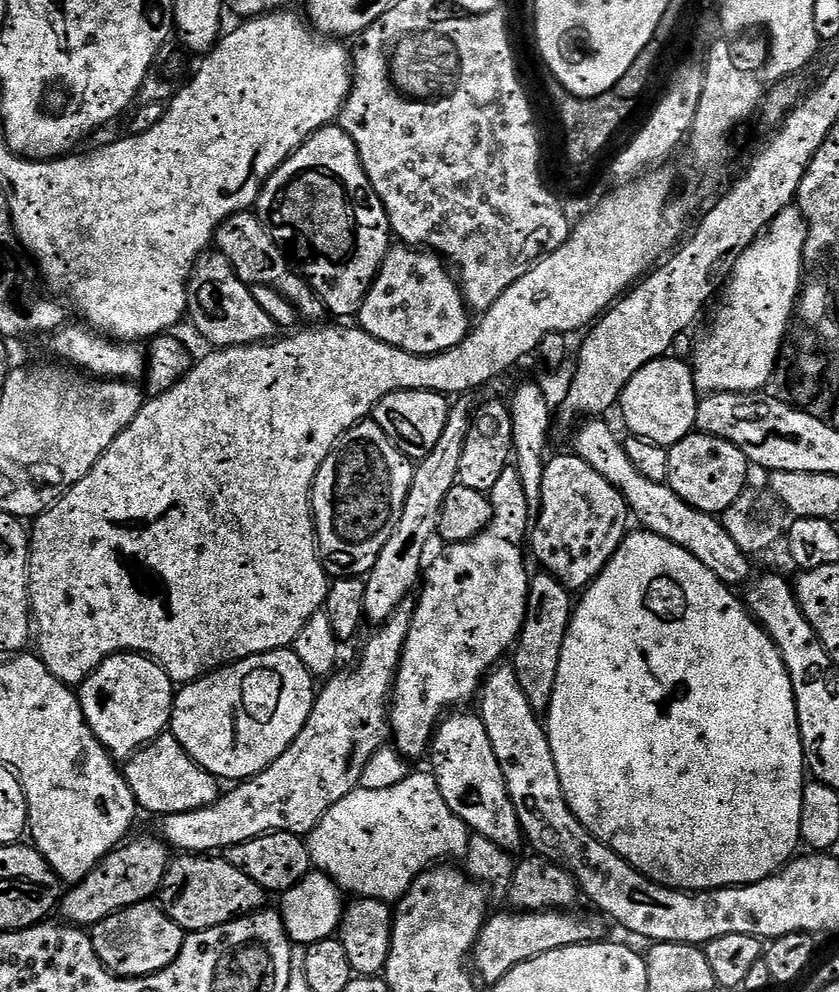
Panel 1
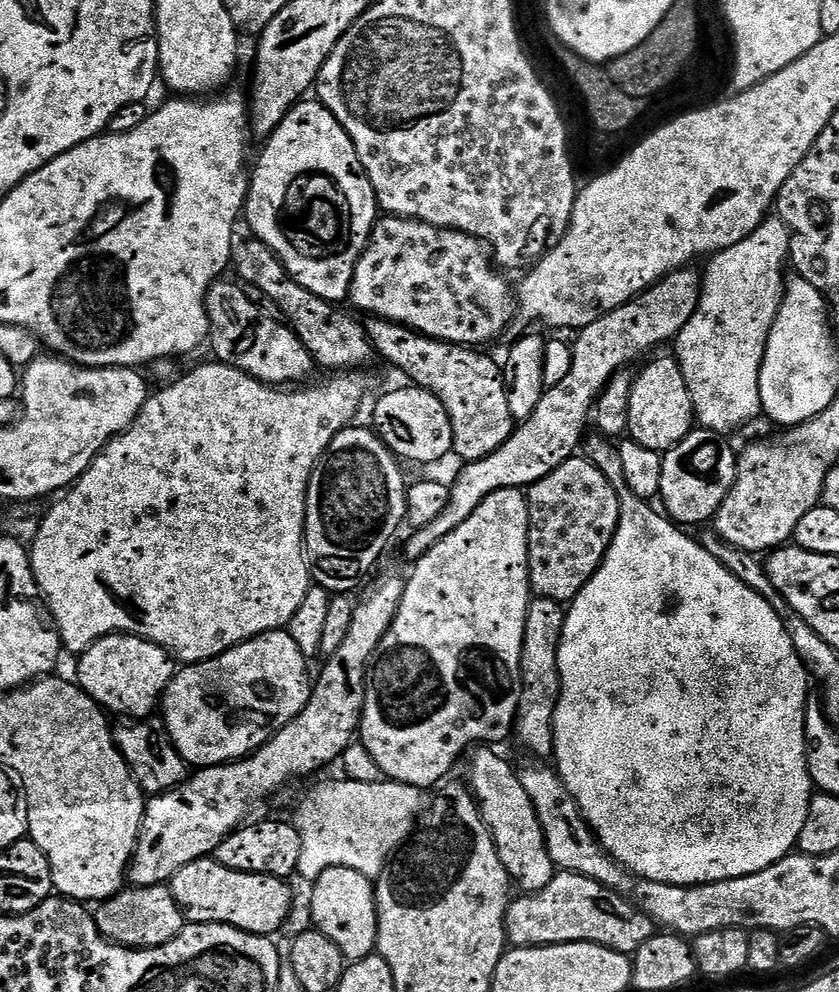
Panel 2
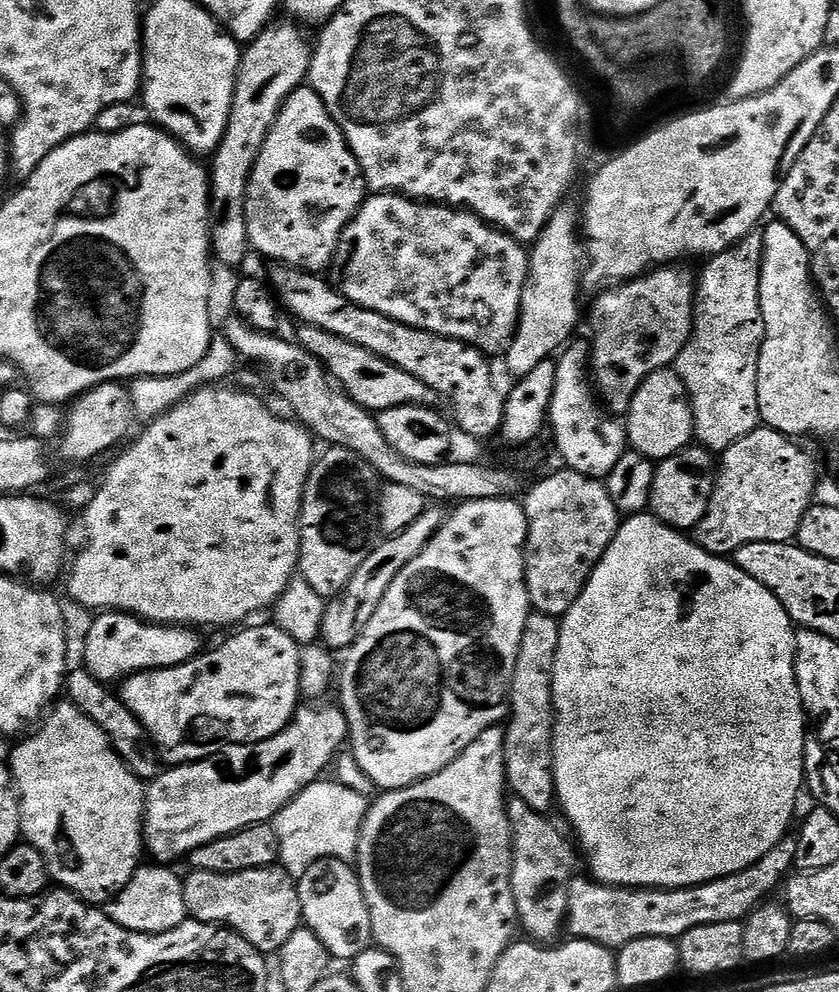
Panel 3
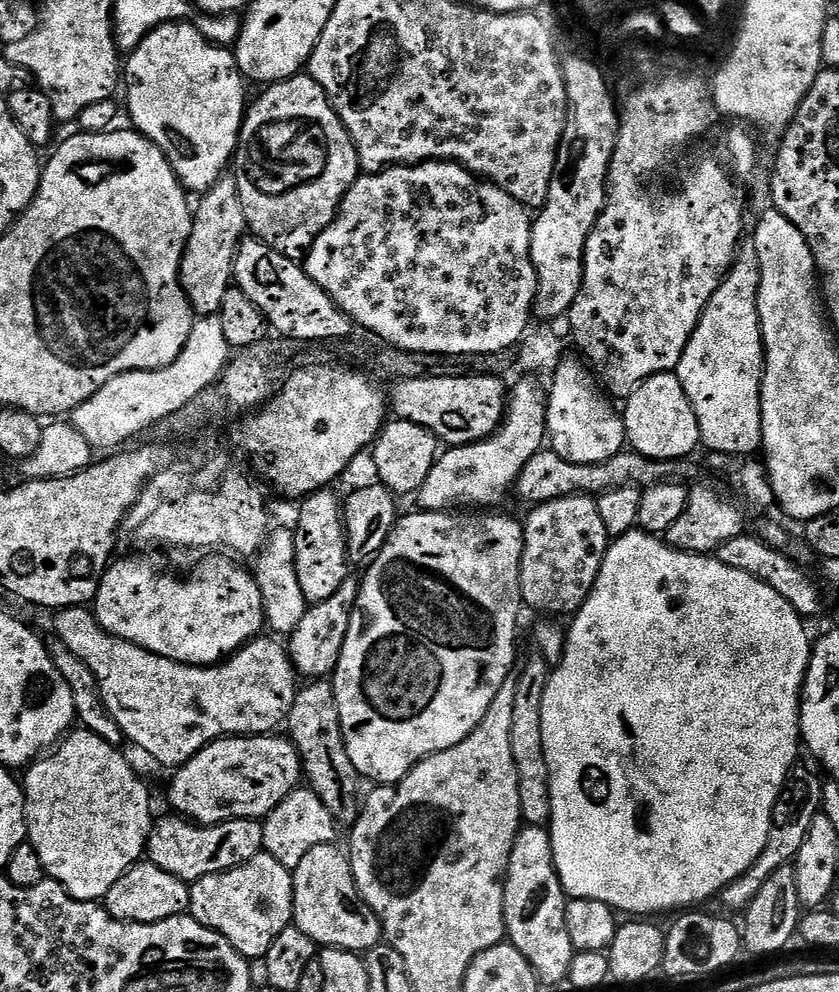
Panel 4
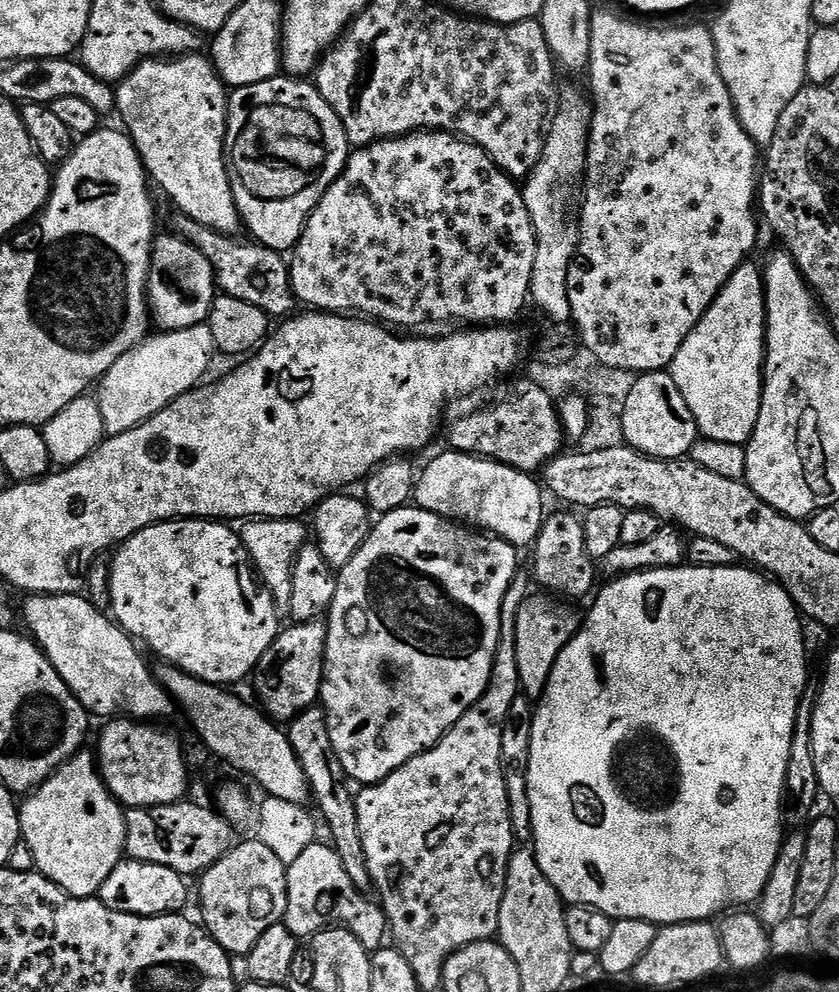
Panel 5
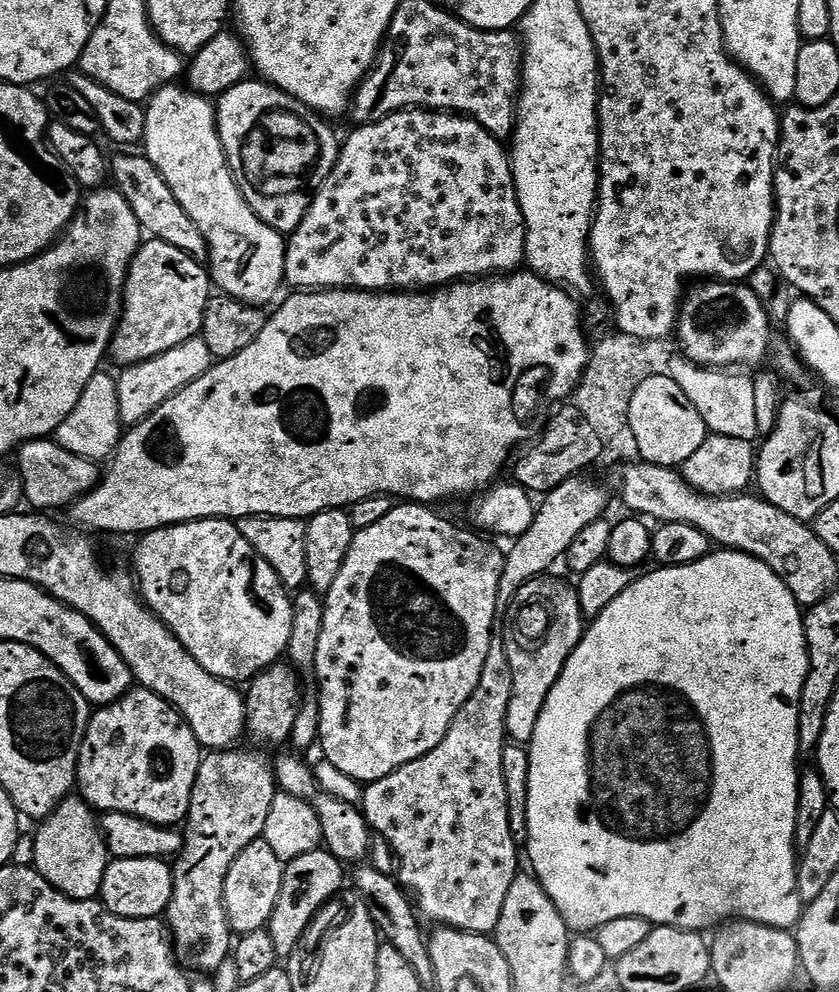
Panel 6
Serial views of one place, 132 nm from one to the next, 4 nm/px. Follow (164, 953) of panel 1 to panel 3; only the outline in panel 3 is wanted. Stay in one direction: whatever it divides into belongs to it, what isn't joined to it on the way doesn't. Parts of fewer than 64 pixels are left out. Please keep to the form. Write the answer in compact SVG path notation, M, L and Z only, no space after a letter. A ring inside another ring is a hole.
M155 862L137 868L124 889L108 901L108 917L118 922L118 926L138 934L162 934L166 930L174 930L189 919L184 882L181 873L176 873L176 870L175 867Z

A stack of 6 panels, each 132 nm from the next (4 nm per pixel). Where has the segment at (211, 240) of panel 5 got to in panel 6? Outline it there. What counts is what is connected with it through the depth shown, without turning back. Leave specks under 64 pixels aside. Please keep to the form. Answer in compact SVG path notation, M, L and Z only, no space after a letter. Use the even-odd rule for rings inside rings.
M116 156L113 160L111 157L110 180L122 198L130 202L130 210L134 210L134 218L138 218L145 237L166 242L166 246L178 246L178 250L197 258L207 257L208 244L147 156Z

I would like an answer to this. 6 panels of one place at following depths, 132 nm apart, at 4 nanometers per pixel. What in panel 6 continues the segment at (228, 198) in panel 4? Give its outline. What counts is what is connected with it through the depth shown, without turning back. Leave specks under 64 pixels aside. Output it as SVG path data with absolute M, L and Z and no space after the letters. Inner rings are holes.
M145 239L136 249L136 257L132 259L128 277L124 280L120 319L110 345L111 359L116 359L120 366L141 364L166 350L174 350L174 346L182 346L182 342L197 339L213 288L207 267L197 257L178 250L178 246L166 246L161 240Z

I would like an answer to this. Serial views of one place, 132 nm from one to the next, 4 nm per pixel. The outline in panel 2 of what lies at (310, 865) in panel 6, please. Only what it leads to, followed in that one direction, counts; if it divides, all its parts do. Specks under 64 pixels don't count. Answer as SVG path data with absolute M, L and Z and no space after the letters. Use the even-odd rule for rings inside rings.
M334 866L326 870L311 885L312 924L315 931L326 934L338 950L342 950L345 961L361 960L376 952L378 938L378 913L376 912L376 890L373 881L346 866Z

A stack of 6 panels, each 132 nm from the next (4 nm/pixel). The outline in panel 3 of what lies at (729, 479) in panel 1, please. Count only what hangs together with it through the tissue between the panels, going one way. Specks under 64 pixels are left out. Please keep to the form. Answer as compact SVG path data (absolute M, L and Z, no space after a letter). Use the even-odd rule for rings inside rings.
M689 446L678 454L659 461L650 494L651 515L677 530L695 529L708 509L717 471L713 453L703 446Z

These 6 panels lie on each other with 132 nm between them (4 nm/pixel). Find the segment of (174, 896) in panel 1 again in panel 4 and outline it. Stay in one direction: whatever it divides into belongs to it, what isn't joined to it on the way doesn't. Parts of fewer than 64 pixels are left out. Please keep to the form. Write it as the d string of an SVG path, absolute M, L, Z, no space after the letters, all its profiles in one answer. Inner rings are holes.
M261 854L234 870L210 874L190 888L190 914L199 924L222 934L249 962L263 961L270 942L293 923L294 886L292 872L278 858Z

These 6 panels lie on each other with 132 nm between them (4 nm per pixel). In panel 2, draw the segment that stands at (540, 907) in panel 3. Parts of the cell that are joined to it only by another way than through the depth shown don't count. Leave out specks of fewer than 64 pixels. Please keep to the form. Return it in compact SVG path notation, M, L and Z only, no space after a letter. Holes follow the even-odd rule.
M480 746L471 753L472 765L468 768L468 780L472 799L480 807L480 817L486 822L498 850L502 866L506 866L509 877L521 893L537 892L556 876L556 863L550 858L538 814L534 814L534 802L526 794L520 781L520 773L508 760L503 760L492 746Z

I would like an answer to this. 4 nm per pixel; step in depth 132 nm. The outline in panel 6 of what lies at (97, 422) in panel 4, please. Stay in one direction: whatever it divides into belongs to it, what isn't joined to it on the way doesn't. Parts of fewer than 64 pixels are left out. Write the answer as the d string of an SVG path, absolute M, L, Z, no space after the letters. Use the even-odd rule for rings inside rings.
M202 338L187 340L182 342L182 346L174 346L174 350L166 350L162 354L158 354L154 358L142 361L141 364L130 364L123 369L124 372L119 374L116 381L118 394L118 414L120 415L120 423L124 426L135 426L141 424L146 417L154 410L158 410L158 406L162 406L162 402L166 402L174 394L178 394L178 390L185 388L190 382L194 382L194 378L198 378L202 374L206 374L206 370L211 368L214 363L214 357L210 354L210 350L206 346Z

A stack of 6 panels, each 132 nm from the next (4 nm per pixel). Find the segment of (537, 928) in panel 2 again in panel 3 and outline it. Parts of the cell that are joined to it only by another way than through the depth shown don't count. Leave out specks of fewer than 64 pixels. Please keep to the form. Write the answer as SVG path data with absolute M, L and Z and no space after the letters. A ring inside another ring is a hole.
M789 834L780 841L778 846L774 846L774 850L770 850L770 854L762 854L762 858L758 858L758 862L754 862L746 870L735 872L722 880L711 880L708 884L695 884L689 888L615 888L612 884L601 884L595 878L587 878L588 880L573 879L568 885L568 918L566 921L567 931L572 931L571 935L577 940L592 940L595 944L601 944L604 948L619 950L627 946L630 942L634 942L638 938L666 938L667 940L679 941L681 936L686 934L686 930L694 930L694 926L714 926L718 922L734 922L735 924L747 920L748 915L759 908L761 904L769 899L768 896L772 891L779 889L781 885L787 881L788 877L793 875L796 868L796 855L798 854L798 842L795 835Z

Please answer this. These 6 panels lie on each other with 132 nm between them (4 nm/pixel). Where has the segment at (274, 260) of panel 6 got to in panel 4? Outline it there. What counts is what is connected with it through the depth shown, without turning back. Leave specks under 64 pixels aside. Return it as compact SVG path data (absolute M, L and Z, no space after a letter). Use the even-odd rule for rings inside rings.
M163 24L127 57L122 68L122 80L125 85L129 84L126 112L132 115L131 127L151 144L157 144L189 193L211 192L233 163L236 146L240 142L240 128L244 124L246 77L240 72L235 55L227 47L202 38L193 24Z

